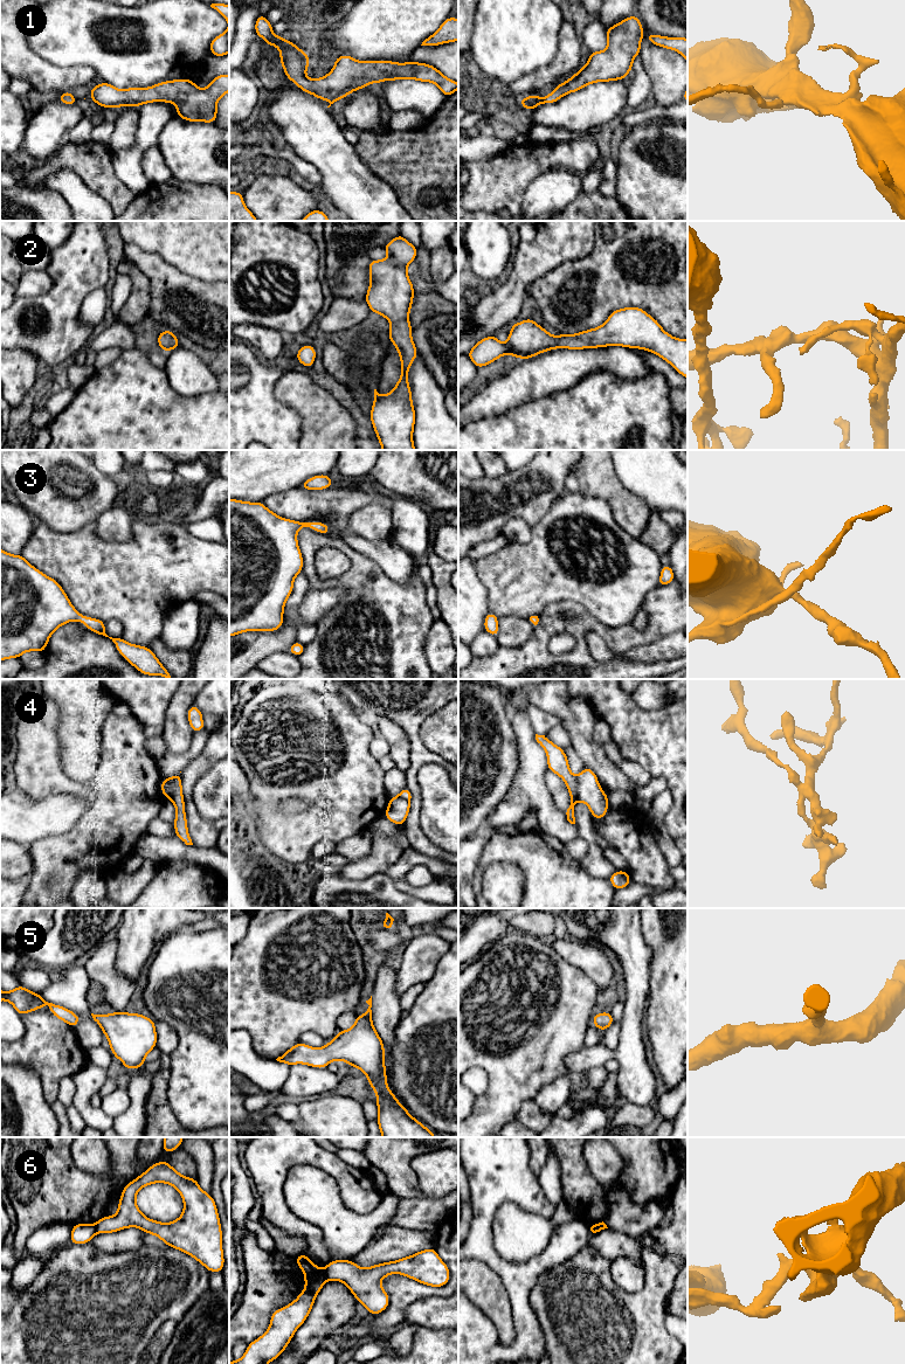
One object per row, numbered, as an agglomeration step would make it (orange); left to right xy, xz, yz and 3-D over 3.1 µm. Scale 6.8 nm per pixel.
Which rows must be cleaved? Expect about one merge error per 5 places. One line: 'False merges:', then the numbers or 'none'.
False merges: 4, 6

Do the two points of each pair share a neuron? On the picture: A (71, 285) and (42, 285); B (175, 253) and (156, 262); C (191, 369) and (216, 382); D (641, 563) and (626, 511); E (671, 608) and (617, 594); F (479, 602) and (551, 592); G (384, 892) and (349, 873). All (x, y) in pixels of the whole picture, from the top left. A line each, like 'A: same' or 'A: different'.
A: different
B: different
C: same
D: different
E: different
F: different
G: different

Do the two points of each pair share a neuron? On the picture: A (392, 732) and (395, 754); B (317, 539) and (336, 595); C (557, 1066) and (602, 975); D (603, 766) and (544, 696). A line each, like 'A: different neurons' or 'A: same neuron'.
A: same neuron
B: different neurons
C: different neurons
D: same neuron

